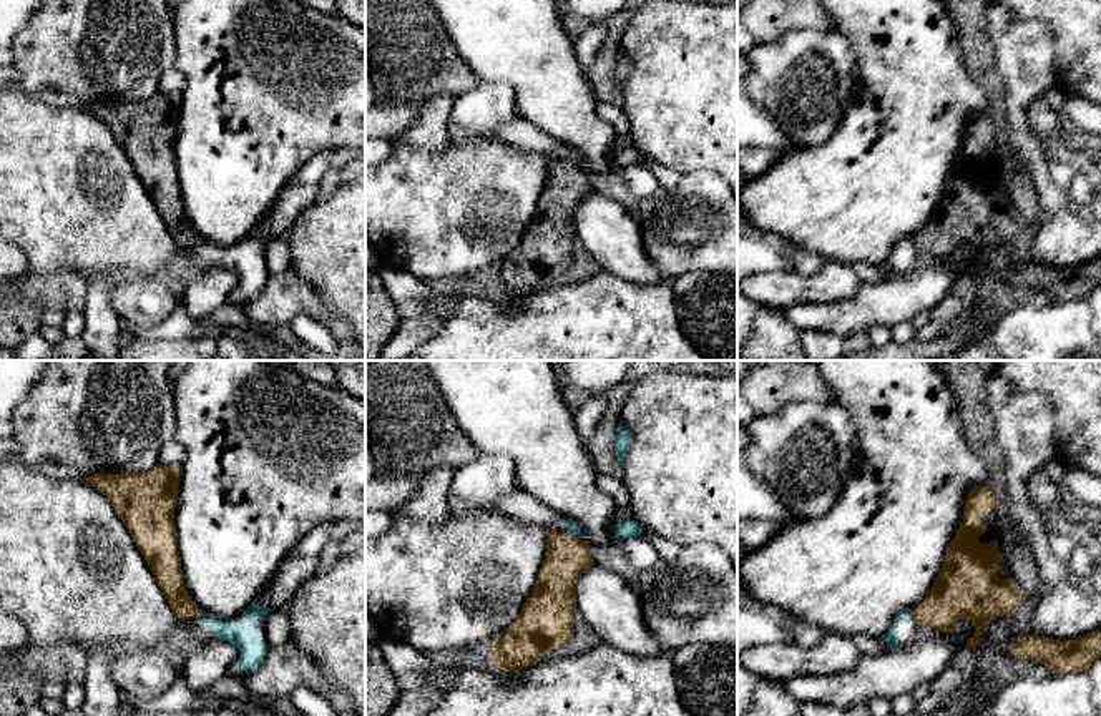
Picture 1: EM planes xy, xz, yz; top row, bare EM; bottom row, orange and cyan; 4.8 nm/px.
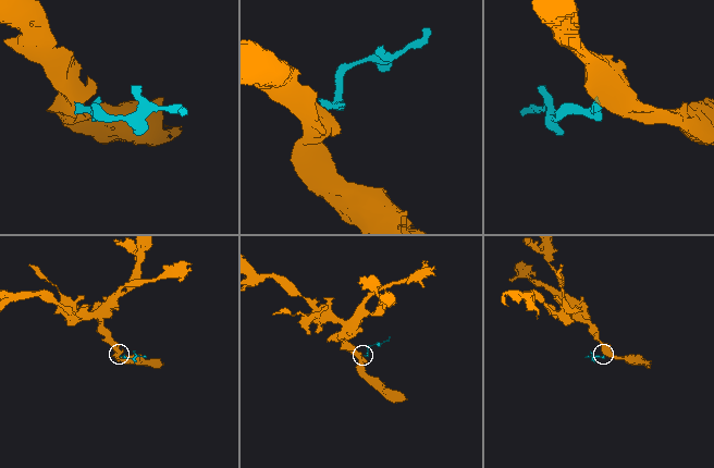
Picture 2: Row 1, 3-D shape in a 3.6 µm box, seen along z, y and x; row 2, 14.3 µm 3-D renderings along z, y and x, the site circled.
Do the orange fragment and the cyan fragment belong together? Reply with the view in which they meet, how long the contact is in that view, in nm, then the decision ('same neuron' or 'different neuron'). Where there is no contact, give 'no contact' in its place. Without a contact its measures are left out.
contact in xz; length 80 nm; different neuron

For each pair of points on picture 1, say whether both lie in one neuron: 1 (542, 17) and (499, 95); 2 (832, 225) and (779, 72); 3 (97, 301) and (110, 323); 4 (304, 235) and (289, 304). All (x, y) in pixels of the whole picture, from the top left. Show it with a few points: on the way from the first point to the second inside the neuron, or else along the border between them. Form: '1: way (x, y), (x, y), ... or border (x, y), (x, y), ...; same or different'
1: border (480, 80), (508, 85), (513, 92), (517, 113); different
2: border (839, 125), (822, 143), (797, 148); different
3: way (97, 306), (105, 318); same
4: border (291, 266), (314, 289), (321, 301); different

